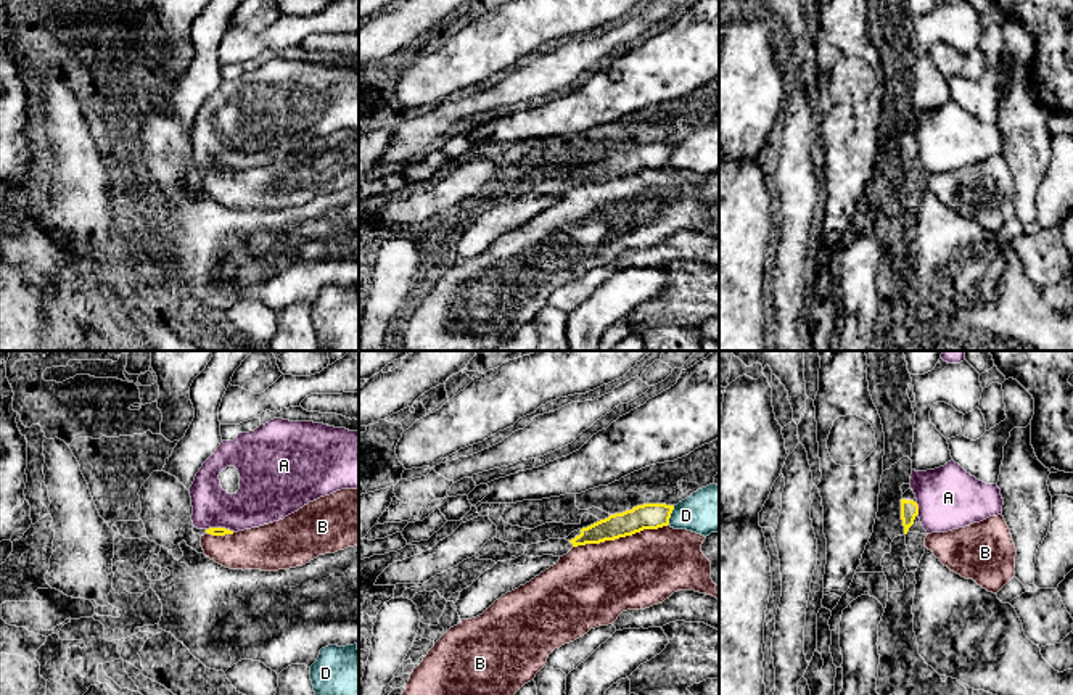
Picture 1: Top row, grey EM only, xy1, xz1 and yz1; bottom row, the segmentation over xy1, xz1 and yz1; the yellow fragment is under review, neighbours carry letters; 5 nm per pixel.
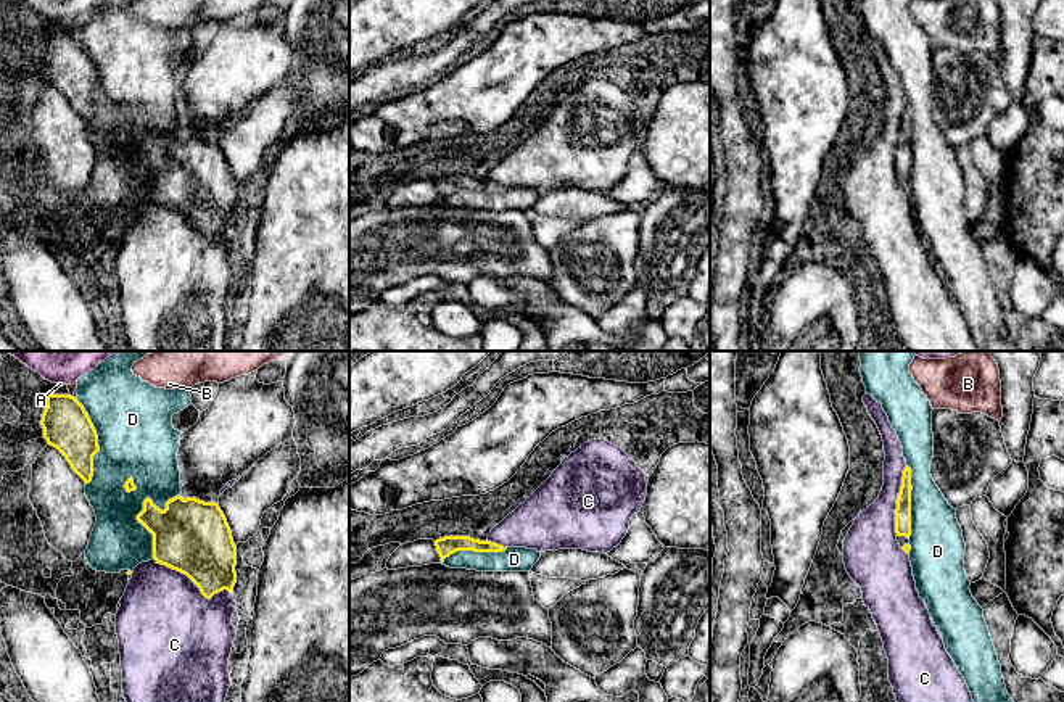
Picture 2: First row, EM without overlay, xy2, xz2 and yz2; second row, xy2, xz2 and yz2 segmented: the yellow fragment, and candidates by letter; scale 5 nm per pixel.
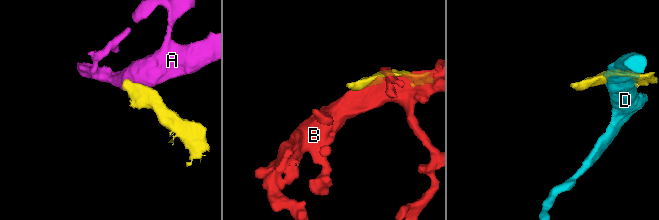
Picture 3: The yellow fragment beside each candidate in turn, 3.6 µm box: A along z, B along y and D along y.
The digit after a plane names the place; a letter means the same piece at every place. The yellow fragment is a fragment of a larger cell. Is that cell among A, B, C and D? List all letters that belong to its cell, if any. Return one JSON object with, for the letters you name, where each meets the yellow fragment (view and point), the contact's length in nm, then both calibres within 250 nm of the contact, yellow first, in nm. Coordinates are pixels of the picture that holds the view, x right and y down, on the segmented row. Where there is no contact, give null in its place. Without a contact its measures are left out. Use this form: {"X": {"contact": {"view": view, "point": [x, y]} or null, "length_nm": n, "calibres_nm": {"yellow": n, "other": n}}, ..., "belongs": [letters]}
{"belongs": []}

